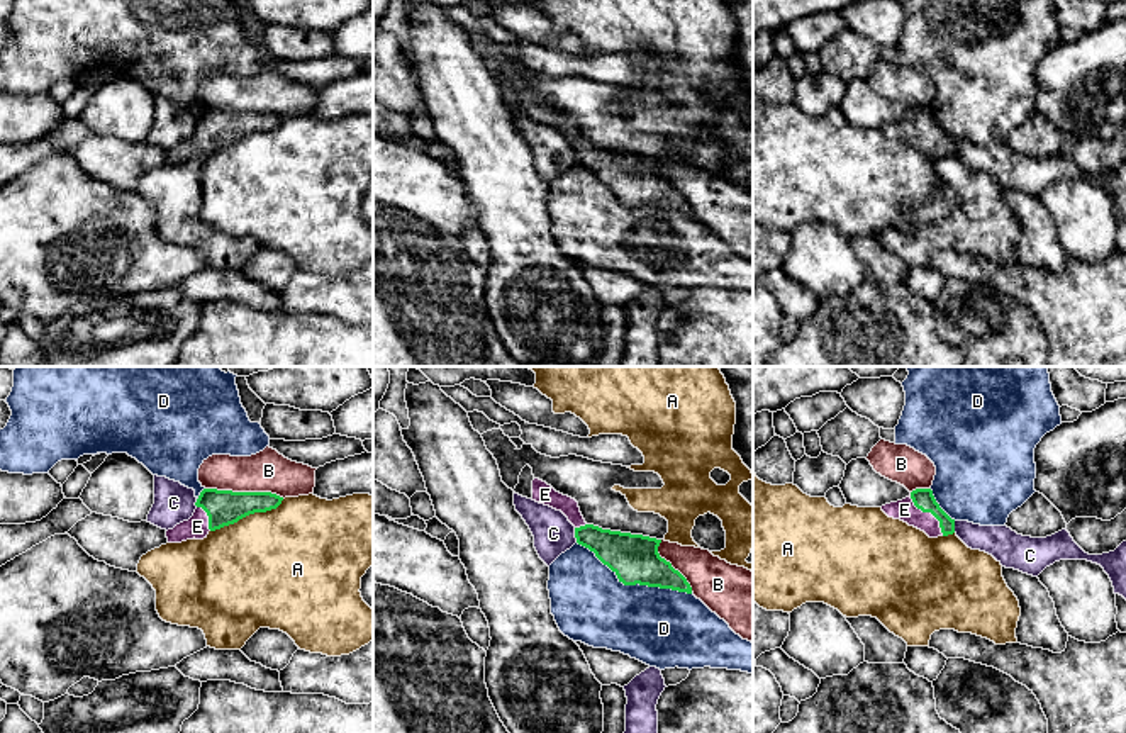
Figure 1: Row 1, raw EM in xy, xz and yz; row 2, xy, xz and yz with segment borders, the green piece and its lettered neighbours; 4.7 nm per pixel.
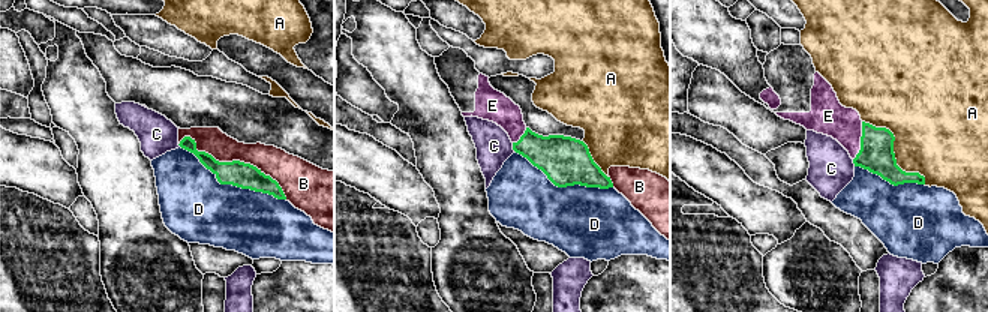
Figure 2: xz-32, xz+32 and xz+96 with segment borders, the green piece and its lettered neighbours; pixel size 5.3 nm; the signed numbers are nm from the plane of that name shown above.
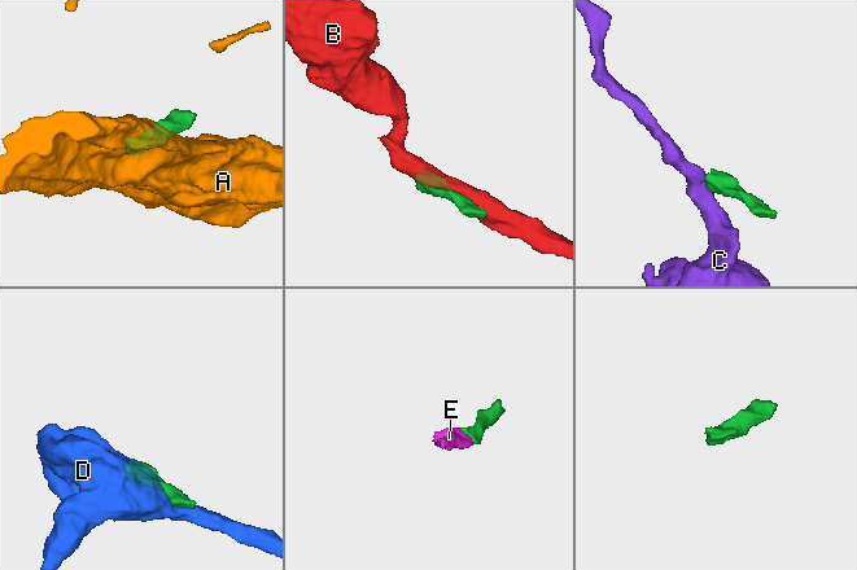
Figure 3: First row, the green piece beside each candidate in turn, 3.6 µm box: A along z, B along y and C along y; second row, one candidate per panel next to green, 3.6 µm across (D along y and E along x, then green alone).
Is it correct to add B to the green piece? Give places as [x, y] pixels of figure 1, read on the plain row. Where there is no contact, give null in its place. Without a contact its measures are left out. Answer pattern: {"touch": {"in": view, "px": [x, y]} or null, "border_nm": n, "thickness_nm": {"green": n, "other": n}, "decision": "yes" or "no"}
{"touch": {"in": "xy", "px": [245, 112]}, "border_nm": 380, "thickness_nm": {"green": 170, "other": 200}, "decision": "no"}

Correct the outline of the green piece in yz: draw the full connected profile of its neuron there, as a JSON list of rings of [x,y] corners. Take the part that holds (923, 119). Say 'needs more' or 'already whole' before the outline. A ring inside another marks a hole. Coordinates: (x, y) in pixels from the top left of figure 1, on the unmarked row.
needs more; [[[916,109],[909,117],[882,126],[882,131],[924,151],[929,158],[955,153],[955,139],[939,127],[931,109]]]

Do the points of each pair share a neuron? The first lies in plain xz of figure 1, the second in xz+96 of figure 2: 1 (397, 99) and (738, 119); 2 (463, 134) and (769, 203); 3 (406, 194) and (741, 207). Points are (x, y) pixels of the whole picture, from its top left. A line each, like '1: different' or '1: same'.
1: same
2: different
3: same

